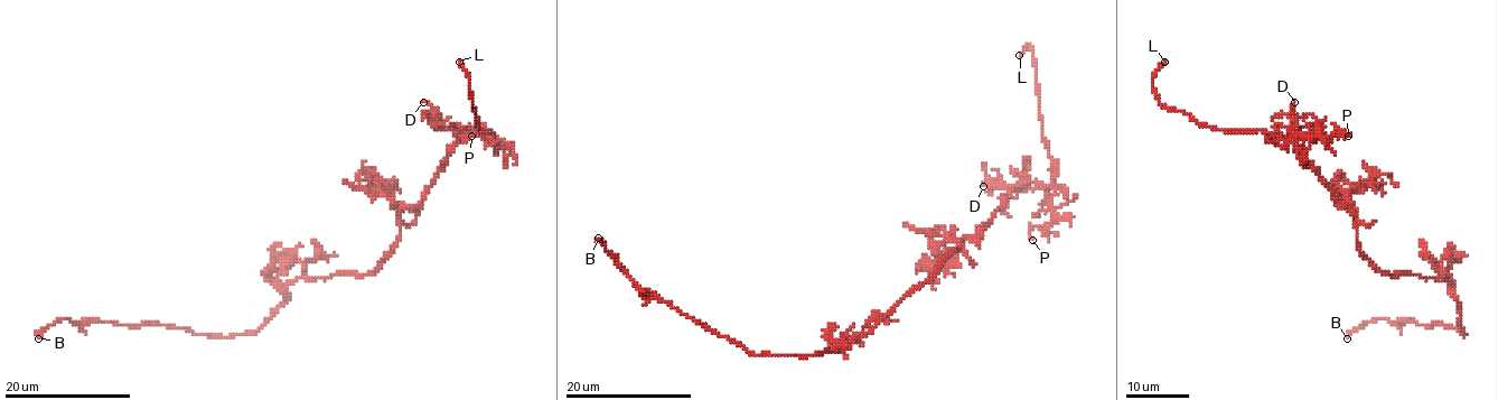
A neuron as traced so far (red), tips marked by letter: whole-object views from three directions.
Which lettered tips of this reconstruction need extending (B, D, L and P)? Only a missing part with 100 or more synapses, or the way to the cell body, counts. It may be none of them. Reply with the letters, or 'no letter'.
L

